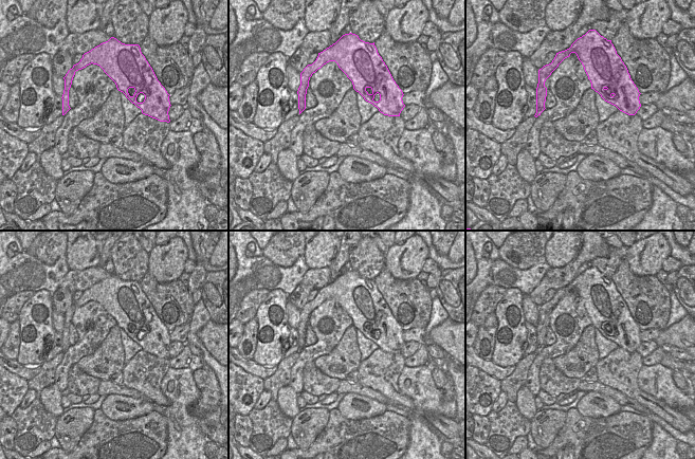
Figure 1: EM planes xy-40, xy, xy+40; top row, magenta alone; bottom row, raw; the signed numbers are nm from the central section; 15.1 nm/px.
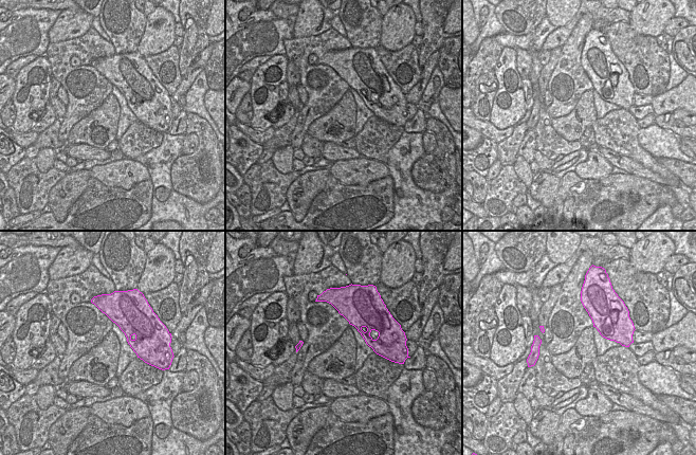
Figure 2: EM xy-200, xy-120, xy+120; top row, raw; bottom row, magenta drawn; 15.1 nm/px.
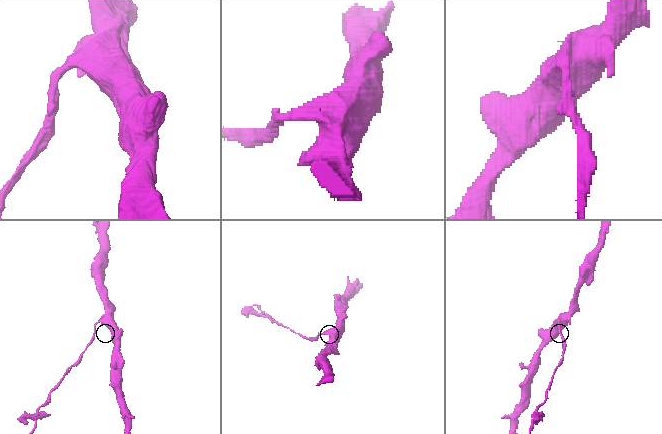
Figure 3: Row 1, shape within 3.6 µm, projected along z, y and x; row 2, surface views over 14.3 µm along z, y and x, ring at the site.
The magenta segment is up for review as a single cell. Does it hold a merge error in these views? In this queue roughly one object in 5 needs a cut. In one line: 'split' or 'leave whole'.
split

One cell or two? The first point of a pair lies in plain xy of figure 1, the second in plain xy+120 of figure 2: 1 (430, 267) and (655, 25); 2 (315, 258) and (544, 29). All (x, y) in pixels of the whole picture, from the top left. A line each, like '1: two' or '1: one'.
1: two
2: two

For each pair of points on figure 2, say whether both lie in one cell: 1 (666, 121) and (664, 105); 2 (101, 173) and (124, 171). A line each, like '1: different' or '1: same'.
1: different
2: same

